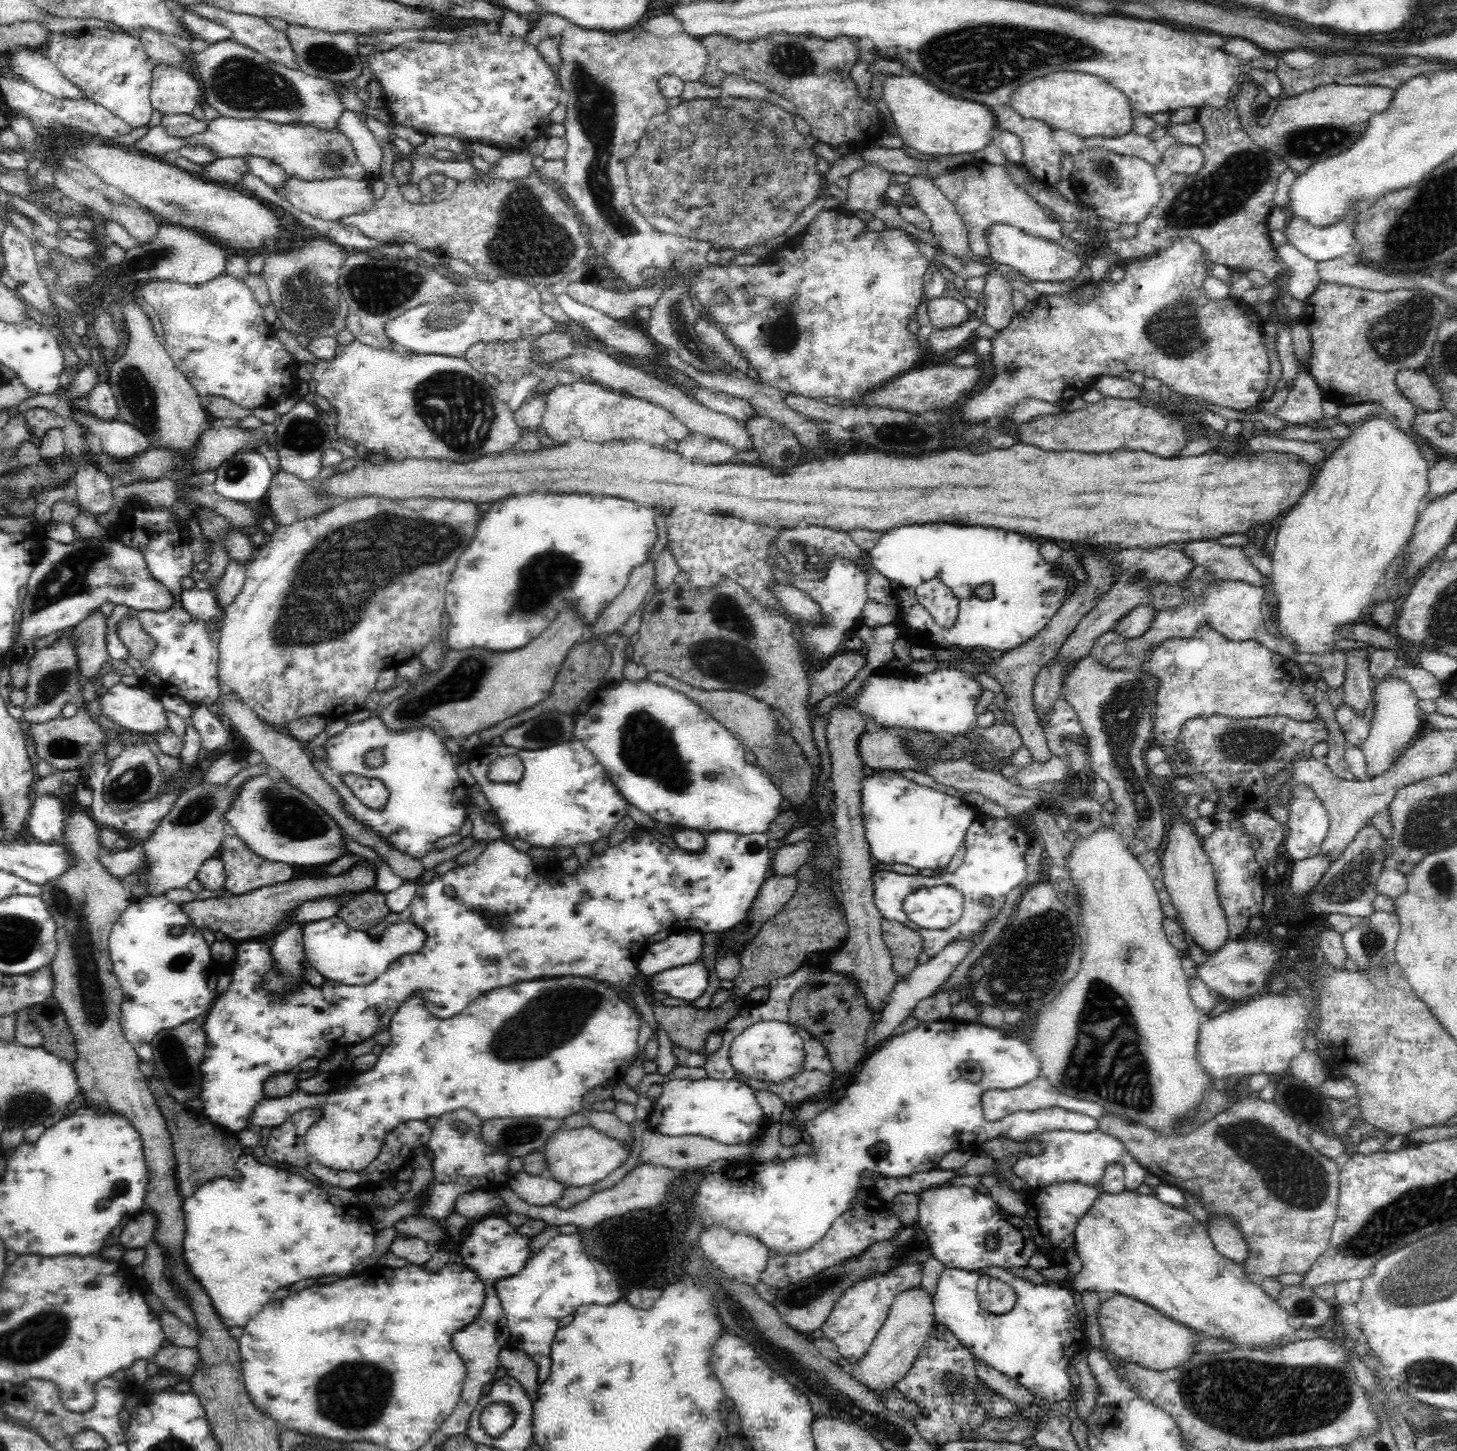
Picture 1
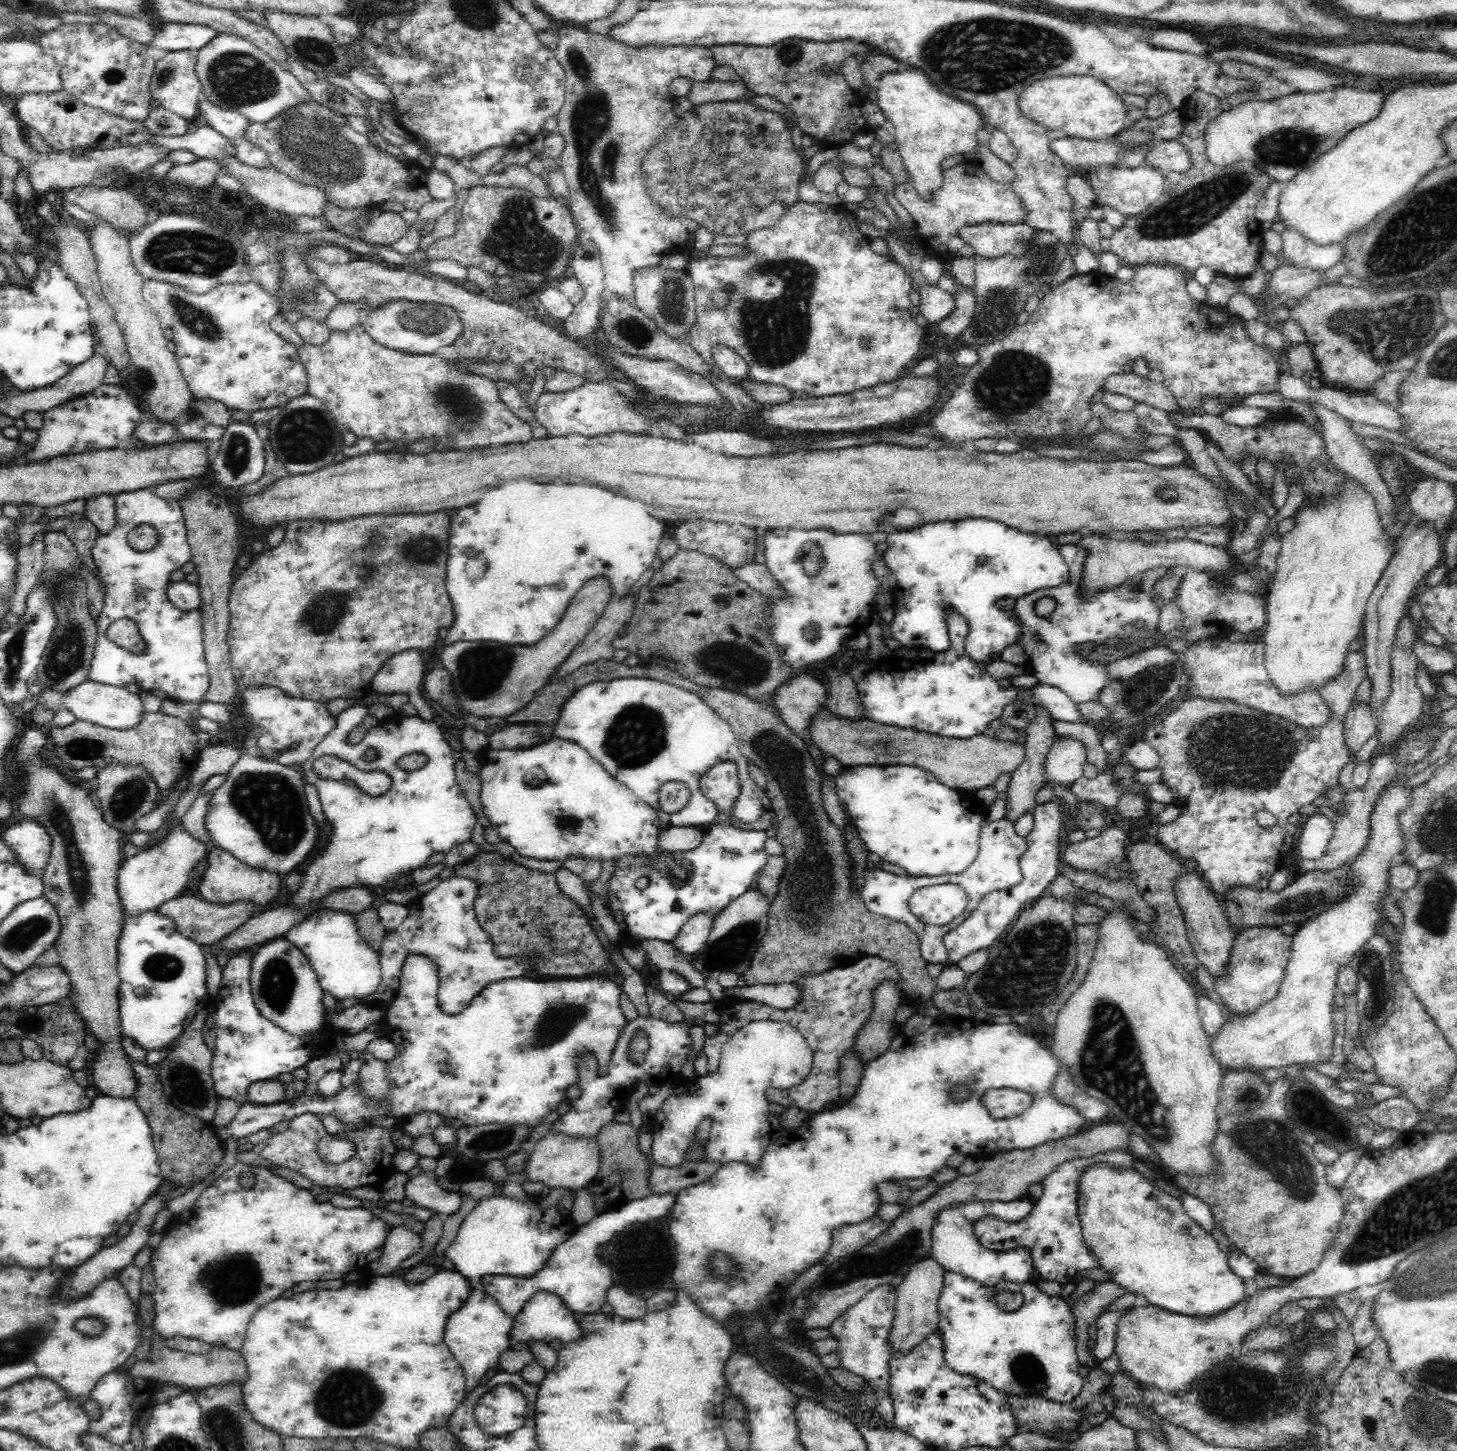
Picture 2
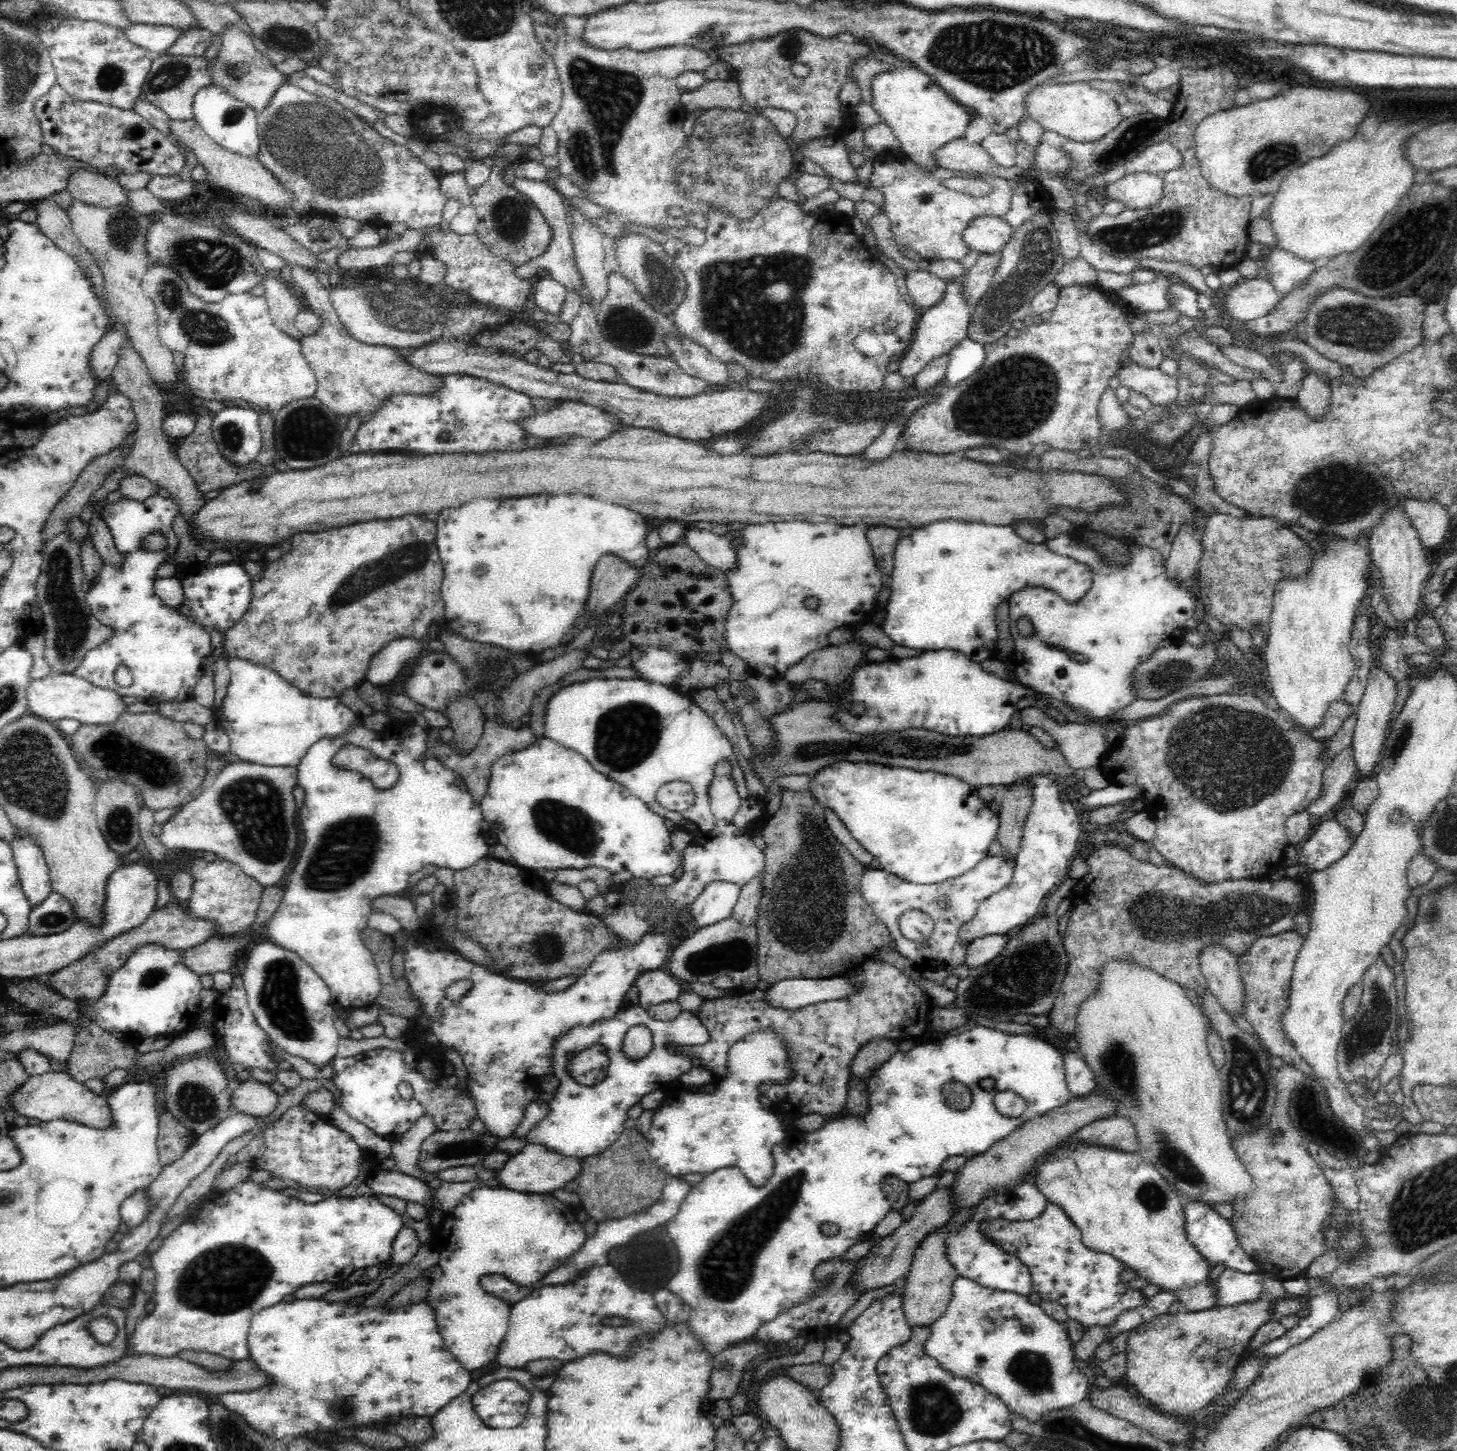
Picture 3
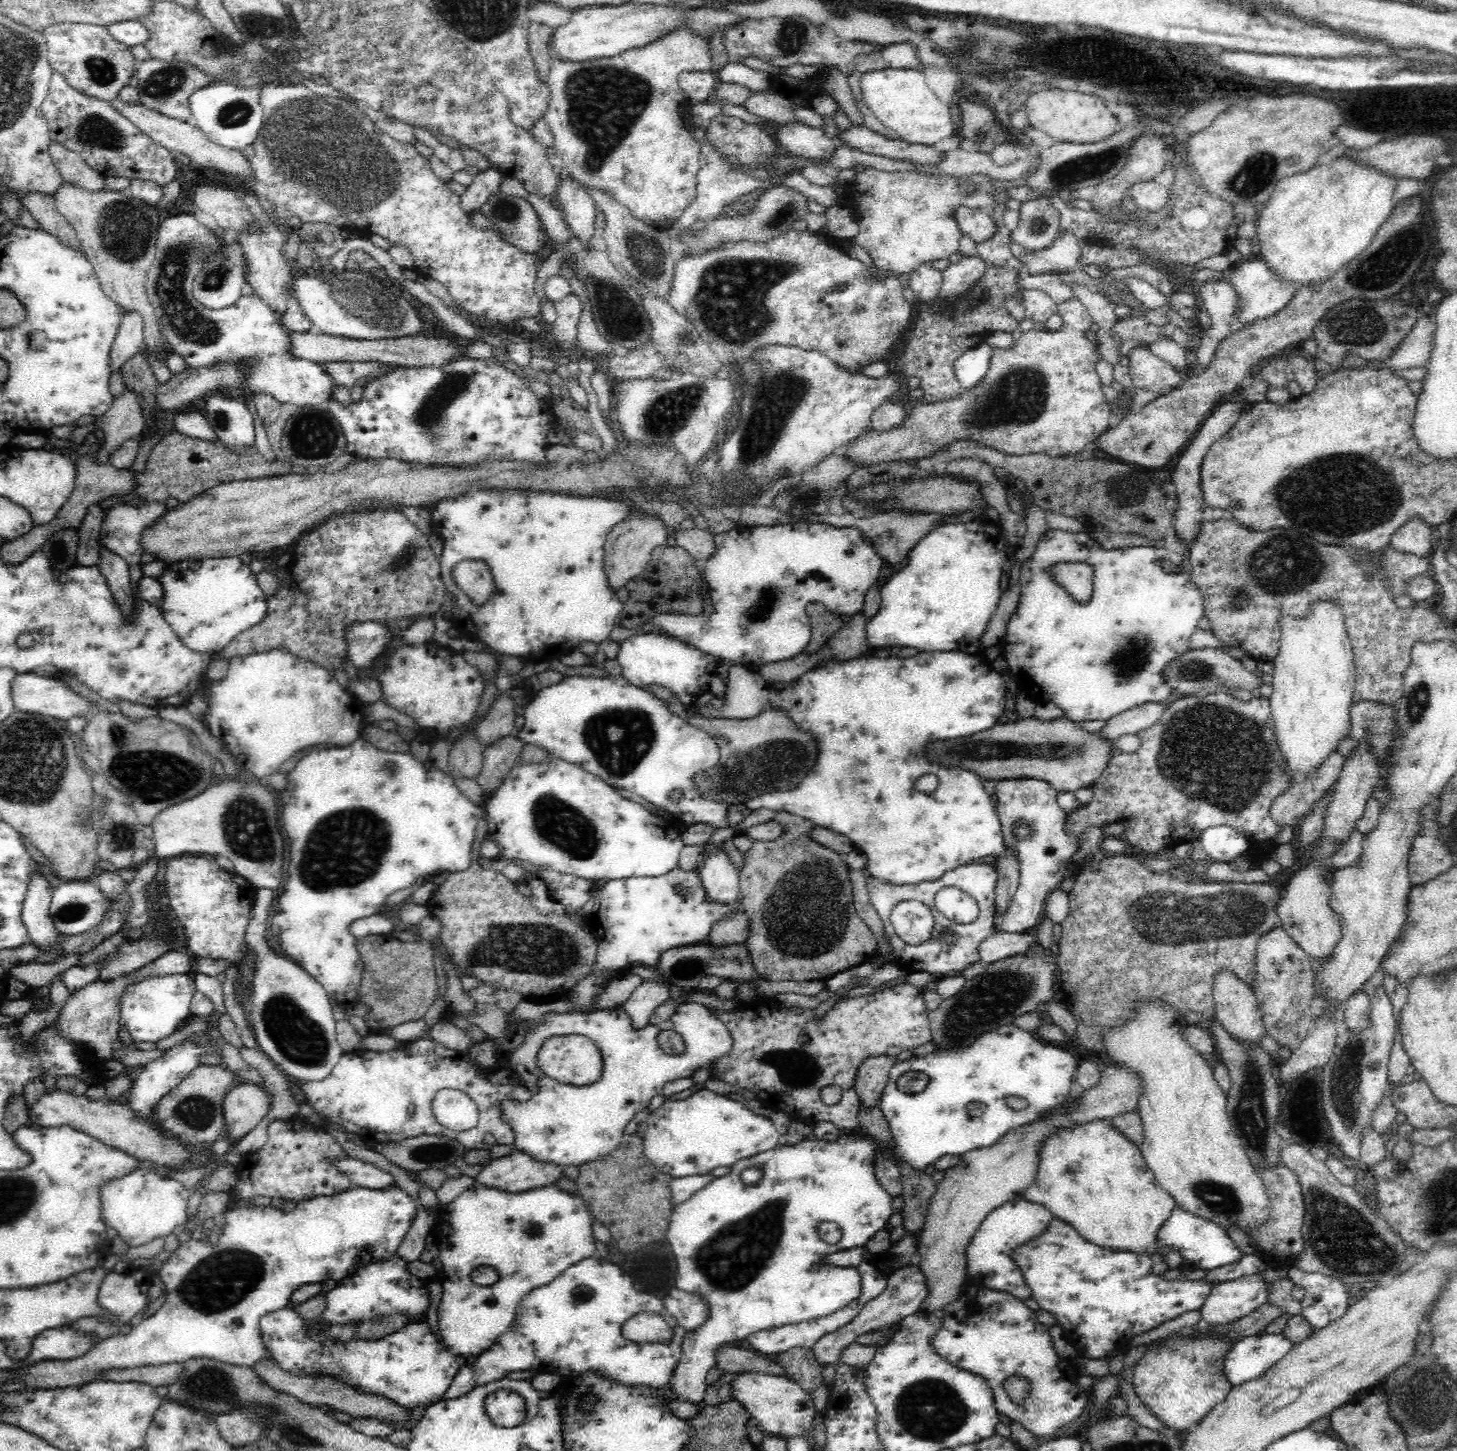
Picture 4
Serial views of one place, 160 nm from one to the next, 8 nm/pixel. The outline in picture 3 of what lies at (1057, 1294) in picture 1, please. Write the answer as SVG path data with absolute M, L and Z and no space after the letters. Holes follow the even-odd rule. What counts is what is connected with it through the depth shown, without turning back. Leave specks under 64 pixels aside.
M958 1277L956 1282L953 1283L952 1291L953 1296L949 1302L948 1309L941 1318L938 1318L930 1326L930 1336L924 1341L924 1351L928 1358L937 1360L946 1371L953 1372L956 1376L966 1378L975 1384L984 1386L987 1392L1002 1399L1004 1405L1008 1407L1008 1412L1010 1412L1011 1416L1018 1416L1033 1424L1040 1422L1042 1418L1046 1418L1049 1414L1052 1414L1051 1412L1068 1408L1069 1406L1086 1399L1089 1384L1088 1378L1084 1373L1080 1372L1076 1365L1074 1365L1072 1344L1070 1339L1068 1339L1065 1324L1059 1324L1056 1320L1046 1316L1039 1306L1031 1304L1029 1298L1026 1296L1007 1291L992 1290L988 1287L984 1288L984 1286L981 1286L979 1283L973 1282L972 1279L966 1277Z

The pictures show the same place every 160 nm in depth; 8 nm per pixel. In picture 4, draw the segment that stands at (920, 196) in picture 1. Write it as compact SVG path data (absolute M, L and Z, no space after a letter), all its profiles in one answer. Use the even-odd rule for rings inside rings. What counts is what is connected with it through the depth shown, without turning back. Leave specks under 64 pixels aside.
M888 67L868 70L860 76L860 92L862 102L868 106L874 117L886 128L897 132L902 141L931 145L955 134L950 108L928 87L920 69L896 70Z

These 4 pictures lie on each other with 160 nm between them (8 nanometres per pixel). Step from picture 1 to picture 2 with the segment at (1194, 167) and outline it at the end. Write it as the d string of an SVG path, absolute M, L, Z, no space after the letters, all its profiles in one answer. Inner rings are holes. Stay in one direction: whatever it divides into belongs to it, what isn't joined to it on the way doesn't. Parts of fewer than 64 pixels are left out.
M1176 139L1154 142L1148 148L1143 163L1152 166L1163 176L1170 172L1183 174L1191 168L1188 151Z

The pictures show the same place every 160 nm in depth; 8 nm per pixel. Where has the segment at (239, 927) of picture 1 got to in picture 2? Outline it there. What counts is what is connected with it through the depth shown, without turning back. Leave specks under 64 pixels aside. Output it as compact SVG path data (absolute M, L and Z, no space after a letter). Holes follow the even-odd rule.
M181 896L168 900L157 908L161 915L167 916L175 923L175 930L179 931L185 938L198 943L200 947L212 946L222 941L227 935L242 926L246 920L255 917L256 907L252 903L242 901L229 905L220 906L214 903L208 903L202 899L192 896Z

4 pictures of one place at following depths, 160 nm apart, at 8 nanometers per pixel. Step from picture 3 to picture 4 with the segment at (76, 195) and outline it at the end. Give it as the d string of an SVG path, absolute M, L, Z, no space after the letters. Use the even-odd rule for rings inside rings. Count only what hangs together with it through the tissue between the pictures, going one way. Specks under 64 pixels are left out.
M51 141L49 153L60 176L66 182L94 192L106 188L102 174L90 169L87 162L59 142Z

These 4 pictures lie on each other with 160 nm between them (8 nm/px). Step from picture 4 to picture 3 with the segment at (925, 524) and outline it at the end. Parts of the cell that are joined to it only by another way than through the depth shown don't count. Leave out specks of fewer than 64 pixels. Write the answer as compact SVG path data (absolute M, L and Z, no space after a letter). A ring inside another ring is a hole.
M866 526L865 530L879 571L884 576L890 575L894 568L897 542L908 531L887 526Z

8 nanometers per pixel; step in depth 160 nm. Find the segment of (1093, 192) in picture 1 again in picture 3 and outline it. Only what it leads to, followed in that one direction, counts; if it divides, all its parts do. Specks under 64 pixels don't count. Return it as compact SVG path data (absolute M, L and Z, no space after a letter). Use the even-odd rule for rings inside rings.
M1128 174L1119 180L1108 180L1105 188L1109 199L1120 200L1132 209L1145 209L1155 205L1164 195L1163 177L1154 174Z

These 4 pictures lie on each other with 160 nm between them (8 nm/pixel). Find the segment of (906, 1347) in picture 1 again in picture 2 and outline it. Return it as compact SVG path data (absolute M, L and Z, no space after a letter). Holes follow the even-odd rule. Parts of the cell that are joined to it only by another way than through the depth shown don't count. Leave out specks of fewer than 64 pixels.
M928 1252L926 1258L912 1265L908 1272L902 1275L902 1283L895 1288L897 1300L895 1316L889 1337L890 1354L906 1355L914 1346L922 1342L926 1336L938 1331L940 1319L940 1294L944 1288L944 1270Z

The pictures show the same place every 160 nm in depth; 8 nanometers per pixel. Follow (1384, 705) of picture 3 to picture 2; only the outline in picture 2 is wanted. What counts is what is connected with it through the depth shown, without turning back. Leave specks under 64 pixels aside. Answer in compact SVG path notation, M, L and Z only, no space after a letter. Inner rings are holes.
M1424 524L1418 528L1412 525L1411 531L1395 549L1391 561L1386 565L1367 600L1367 610L1363 620L1365 642L1362 651L1365 655L1366 677L1370 679L1372 685L1368 705L1374 719L1391 693L1391 652L1400 616L1407 611L1411 601L1410 596L1413 596L1415 589L1424 580L1422 576L1427 576L1428 572L1436 568L1436 564L1440 562L1440 545L1440 536L1434 524Z

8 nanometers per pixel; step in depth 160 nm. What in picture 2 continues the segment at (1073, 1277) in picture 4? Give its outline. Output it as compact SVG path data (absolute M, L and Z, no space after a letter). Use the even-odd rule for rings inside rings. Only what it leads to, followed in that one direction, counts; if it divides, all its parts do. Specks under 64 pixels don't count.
M1108 1151L1094 1155L1092 1158L1077 1158L1064 1162L1054 1169L1042 1182L1043 1194L1035 1200L1033 1209L1024 1220L1020 1222L1006 1222L995 1216L982 1216L978 1218L972 1228L975 1237L980 1244L987 1249L996 1252L1006 1252L1015 1248L1024 1247L1030 1249L1033 1267L1038 1272L1042 1281L1057 1282L1061 1287L1077 1286L1079 1289L1074 1295L1081 1295L1085 1291L1090 1294L1090 1288L1096 1288L1100 1284L1092 1284L1087 1281L1083 1272L1092 1268L1101 1268L1097 1256L1089 1249L1083 1239L1080 1217L1077 1210L1078 1176L1082 1170L1094 1162L1103 1162L1115 1168L1133 1168L1132 1156L1120 1151Z

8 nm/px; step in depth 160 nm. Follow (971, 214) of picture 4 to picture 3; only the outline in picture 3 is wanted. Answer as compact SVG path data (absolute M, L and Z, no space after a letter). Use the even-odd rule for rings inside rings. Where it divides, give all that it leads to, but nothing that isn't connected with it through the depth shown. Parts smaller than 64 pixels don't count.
M983 214L974 217L963 230L964 242L976 252L994 254L1010 240L1013 228L1003 219Z

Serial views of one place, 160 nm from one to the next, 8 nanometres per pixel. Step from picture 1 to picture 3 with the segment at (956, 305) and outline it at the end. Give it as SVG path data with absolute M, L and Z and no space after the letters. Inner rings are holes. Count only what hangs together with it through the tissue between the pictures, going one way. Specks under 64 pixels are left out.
M925 270L910 272L905 278L905 285L913 302L922 310L938 304L947 289L945 279Z

